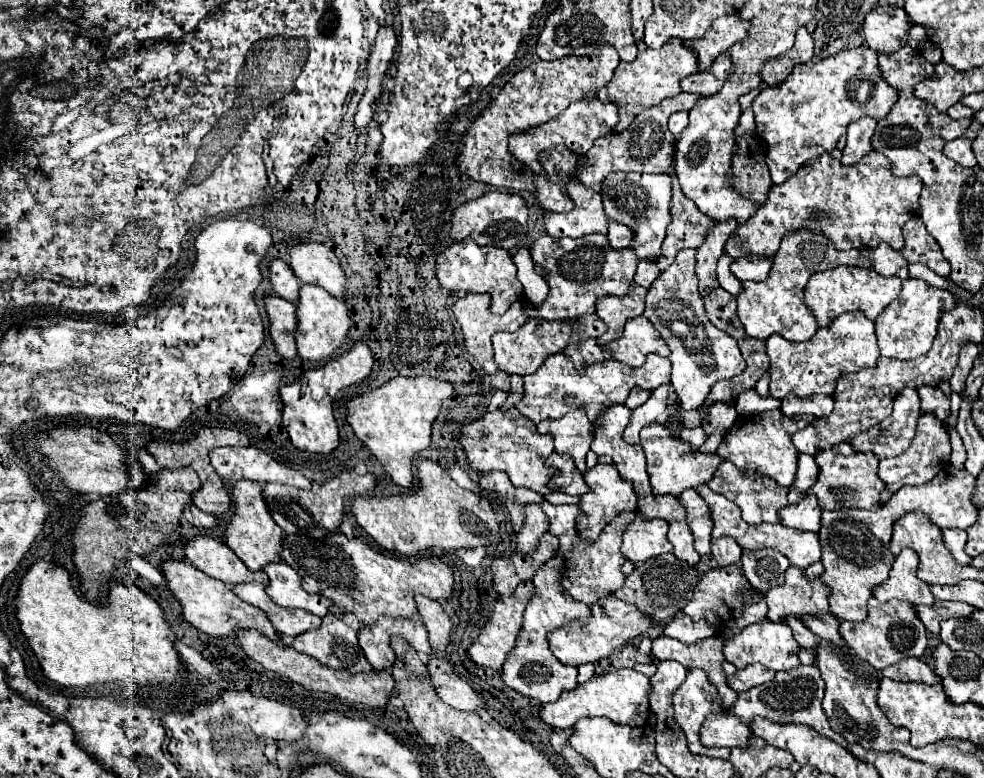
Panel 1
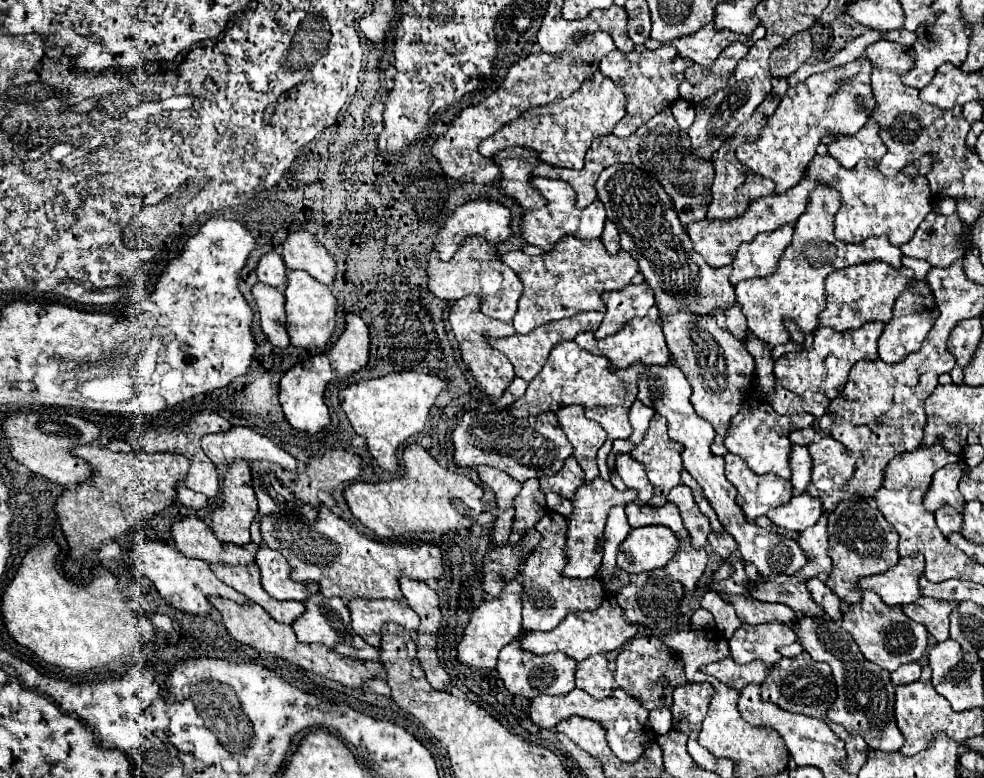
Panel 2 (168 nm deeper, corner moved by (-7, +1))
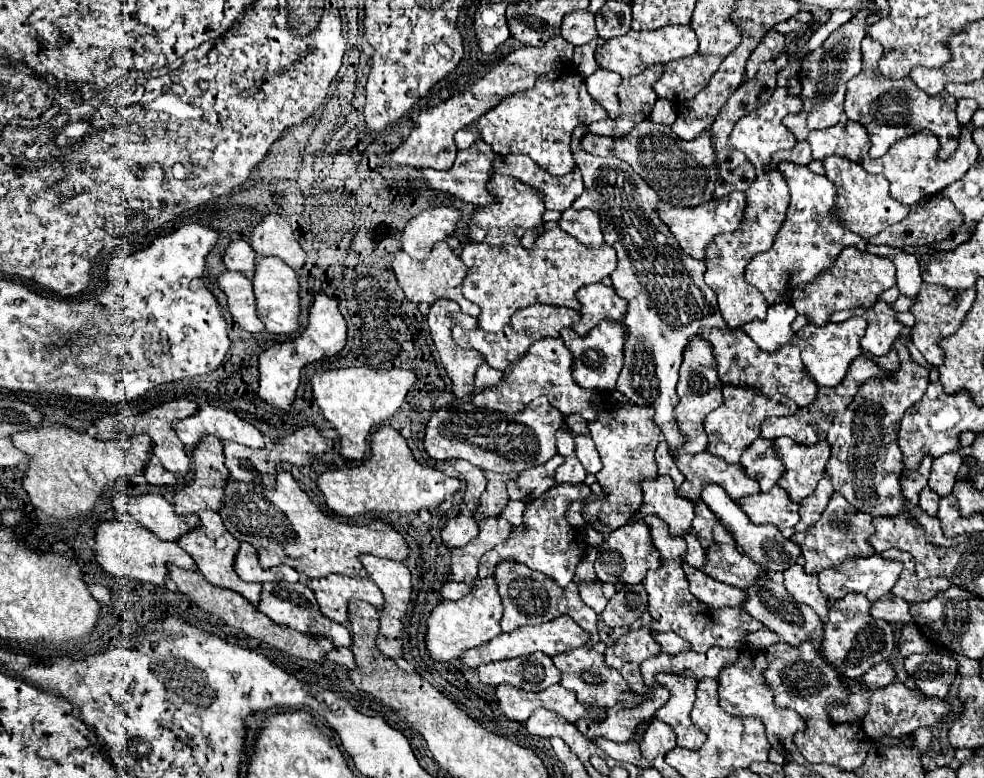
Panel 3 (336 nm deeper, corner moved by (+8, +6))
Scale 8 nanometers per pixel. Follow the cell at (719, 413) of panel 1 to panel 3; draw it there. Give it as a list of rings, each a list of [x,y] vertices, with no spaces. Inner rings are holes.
[[[693,337],[689,347],[685,349],[683,363],[679,369],[677,395],[679,395],[679,405],[675,407],[673,415],[681,429],[681,435],[685,437],[685,443],[677,449],[675,457],[683,453],[701,453],[705,451],[703,421],[713,409],[717,409],[723,403],[723,395],[721,395],[721,381],[717,379],[717,365],[713,363],[713,353],[709,351],[709,343],[701,343],[701,339],[697,337]]]

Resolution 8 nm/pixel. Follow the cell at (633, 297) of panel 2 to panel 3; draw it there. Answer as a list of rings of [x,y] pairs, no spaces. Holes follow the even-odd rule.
[[[597,283],[597,285],[585,285],[577,291],[577,301],[581,303],[581,321],[577,325],[573,325],[571,329],[577,333],[577,335],[587,335],[599,321],[607,319],[607,321],[621,321],[623,315],[625,315],[625,299],[617,297],[613,287],[605,287],[603,283]]]

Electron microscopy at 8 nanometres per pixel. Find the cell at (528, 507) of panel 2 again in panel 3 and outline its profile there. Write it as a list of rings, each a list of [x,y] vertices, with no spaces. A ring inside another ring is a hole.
[[[485,471],[487,477],[487,487],[479,499],[479,507],[473,511],[475,519],[485,519],[485,517],[499,517],[499,513],[505,509],[509,497],[505,483],[509,481],[509,475],[505,473],[495,473],[495,471]]]

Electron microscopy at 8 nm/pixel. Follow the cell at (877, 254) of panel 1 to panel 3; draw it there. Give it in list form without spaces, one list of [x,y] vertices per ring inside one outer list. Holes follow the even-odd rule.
[[[787,161],[779,163],[779,173],[783,173],[791,193],[787,219],[775,235],[773,247],[755,255],[745,269],[745,279],[755,285],[771,305],[789,301],[791,297],[787,295],[793,291],[793,287],[815,279],[819,273],[827,271],[833,259],[841,253],[841,249],[853,245],[859,251],[865,251],[865,241],[847,227],[841,227],[839,219],[833,217],[831,209],[835,205],[837,191],[825,175],[815,175],[807,167]]]

